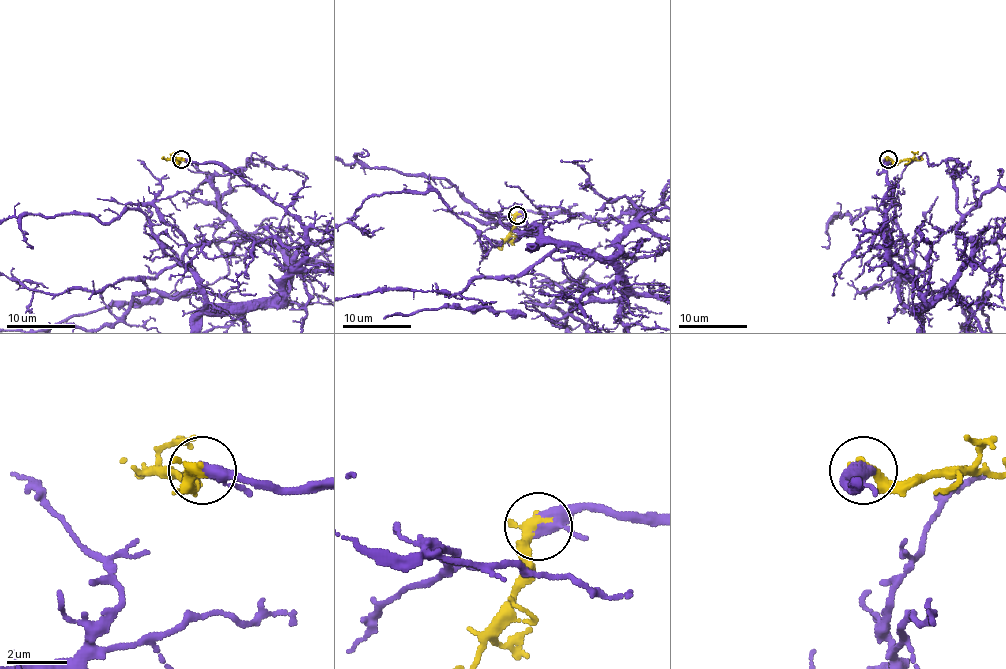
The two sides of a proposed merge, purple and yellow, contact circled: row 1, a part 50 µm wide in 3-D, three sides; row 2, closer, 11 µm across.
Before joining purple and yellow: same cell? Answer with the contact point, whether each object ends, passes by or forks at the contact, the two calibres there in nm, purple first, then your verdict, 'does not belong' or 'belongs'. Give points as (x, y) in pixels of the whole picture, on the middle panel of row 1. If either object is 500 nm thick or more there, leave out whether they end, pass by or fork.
place (517, 215); purple passes by; yellow ends; calibres 360 and 480 nm; belongs

